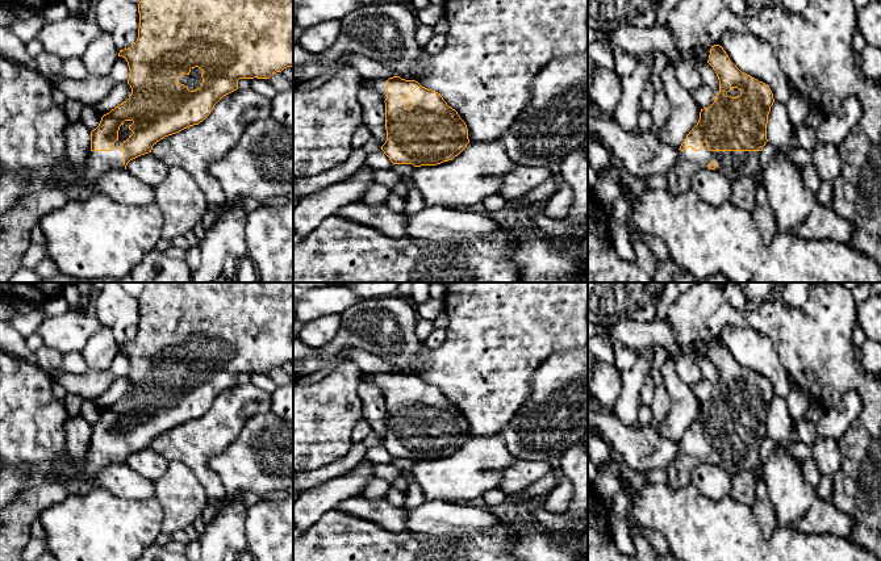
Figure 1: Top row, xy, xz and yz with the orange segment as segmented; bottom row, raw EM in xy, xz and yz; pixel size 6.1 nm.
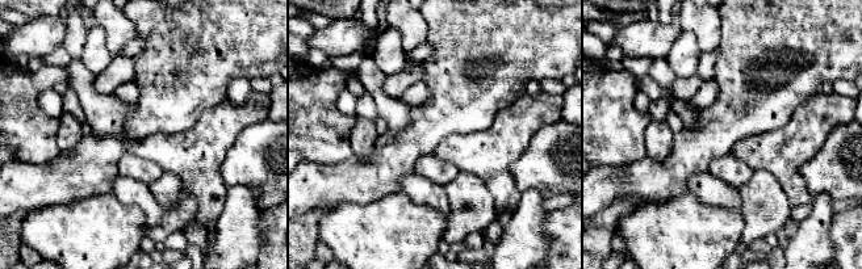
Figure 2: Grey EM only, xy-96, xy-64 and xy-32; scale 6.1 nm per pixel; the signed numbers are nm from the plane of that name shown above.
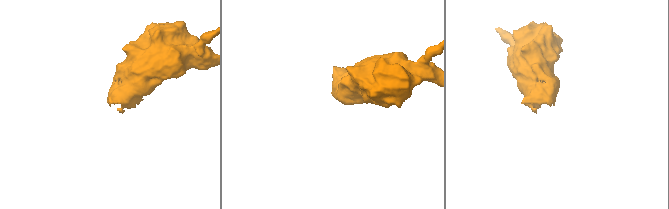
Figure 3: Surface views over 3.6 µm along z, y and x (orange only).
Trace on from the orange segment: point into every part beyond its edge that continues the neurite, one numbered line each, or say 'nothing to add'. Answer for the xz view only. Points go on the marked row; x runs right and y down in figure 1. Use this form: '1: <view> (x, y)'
1: xz (378, 84)

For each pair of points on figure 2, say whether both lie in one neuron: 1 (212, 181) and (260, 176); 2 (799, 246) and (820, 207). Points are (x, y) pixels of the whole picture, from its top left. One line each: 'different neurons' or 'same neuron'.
1: different neurons
2: same neuron

